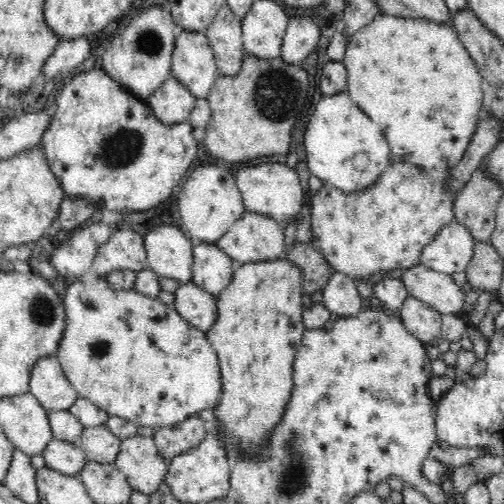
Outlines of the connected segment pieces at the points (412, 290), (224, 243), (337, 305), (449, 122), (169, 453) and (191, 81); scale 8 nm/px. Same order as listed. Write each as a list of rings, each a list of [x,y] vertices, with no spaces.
[[[418,263],[413,267],[408,267],[403,270],[401,281],[404,283],[405,289],[408,291],[410,297],[417,298],[417,301],[428,304],[433,310],[440,314],[462,314],[464,304],[464,293],[462,293],[462,286],[456,285],[454,279],[450,275],[444,273],[437,273],[435,270]]]
[[[245,211],[242,216],[232,223],[226,234],[215,240],[215,245],[236,264],[252,262],[274,262],[283,255],[285,234],[284,225],[273,218],[258,213]]]
[[[333,274],[322,288],[322,304],[338,317],[356,317],[365,303],[355,281],[345,274]]]
[[[376,15],[348,38],[342,61],[348,72],[348,96],[382,126],[392,164],[416,165],[421,173],[440,174],[462,160],[479,124],[484,84],[452,26],[432,19]]]
[[[199,416],[185,418],[173,427],[155,428],[153,439],[167,463],[180,454],[194,449],[207,436],[204,420]]]
[[[181,30],[172,55],[171,75],[196,99],[208,98],[218,76],[213,48],[205,34]]]

